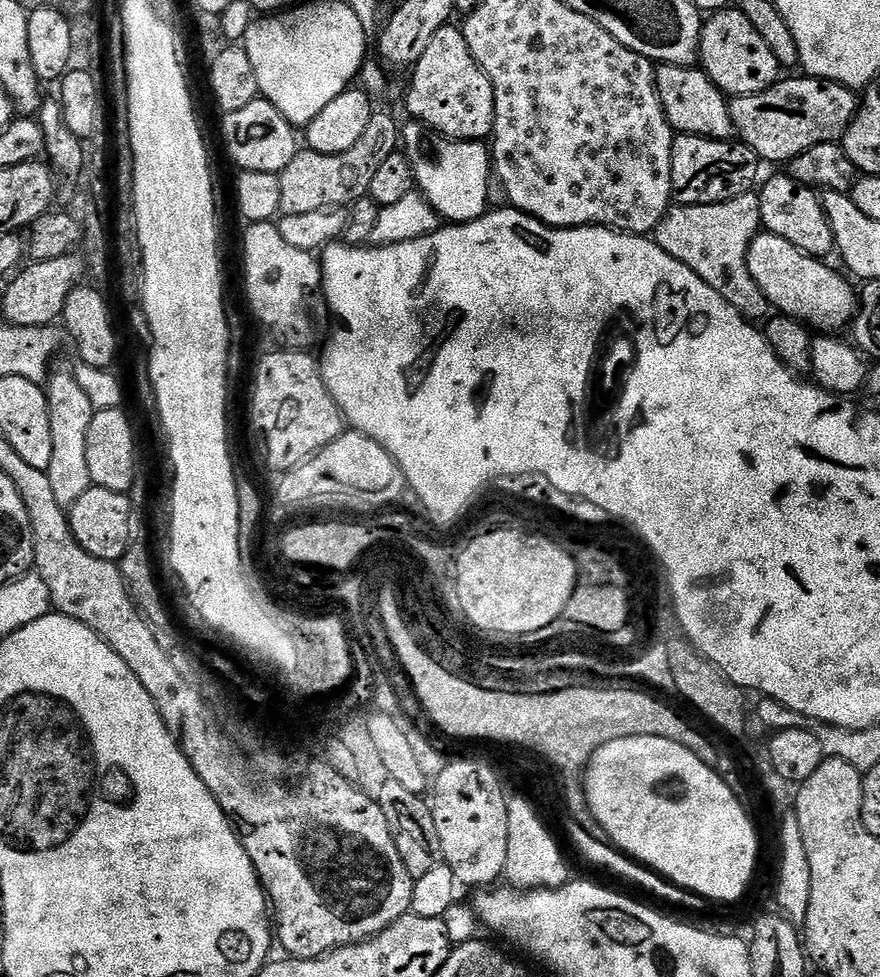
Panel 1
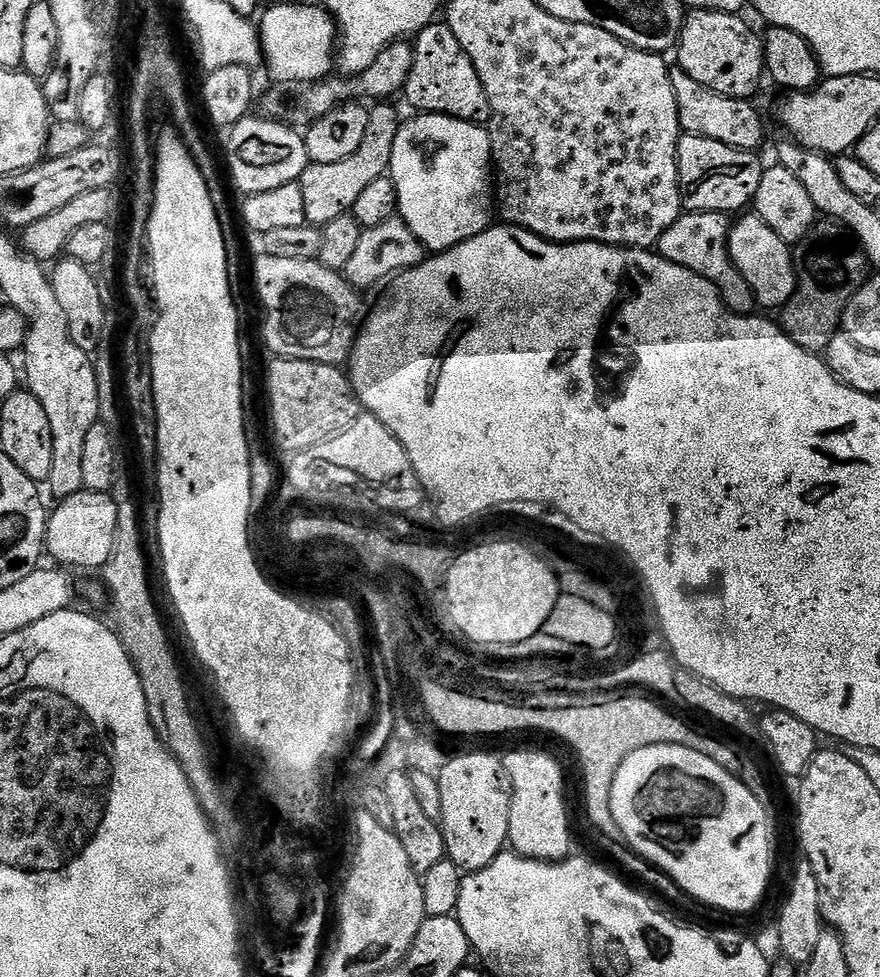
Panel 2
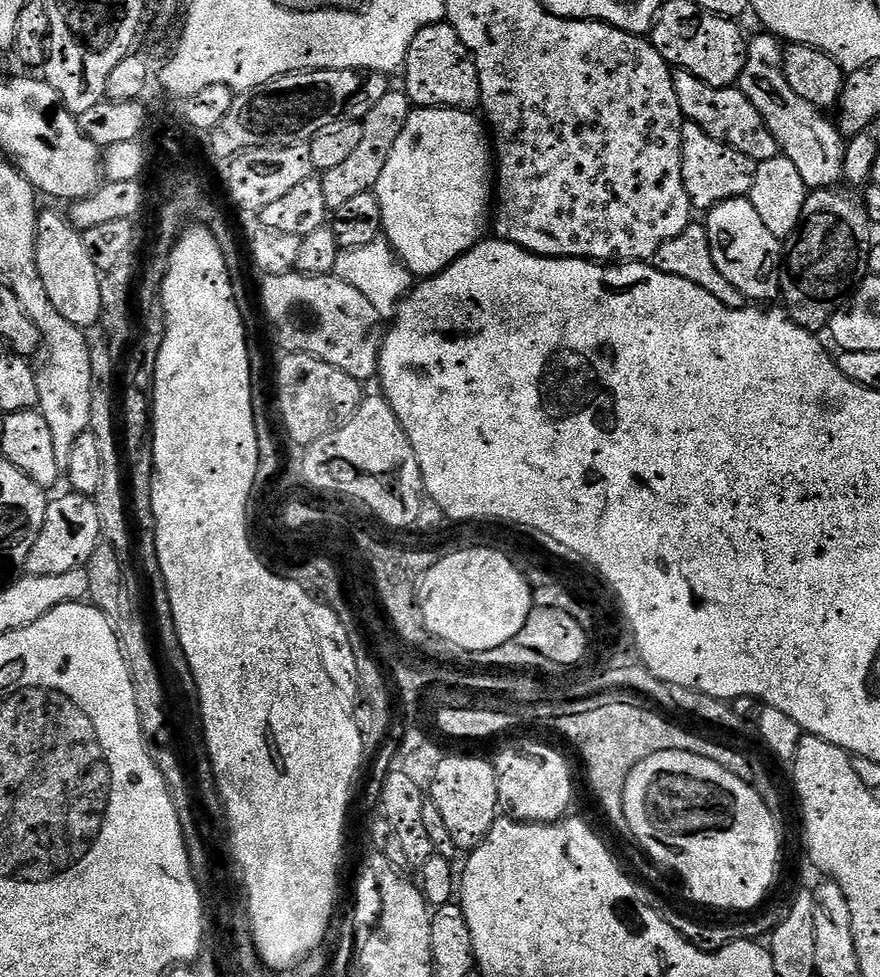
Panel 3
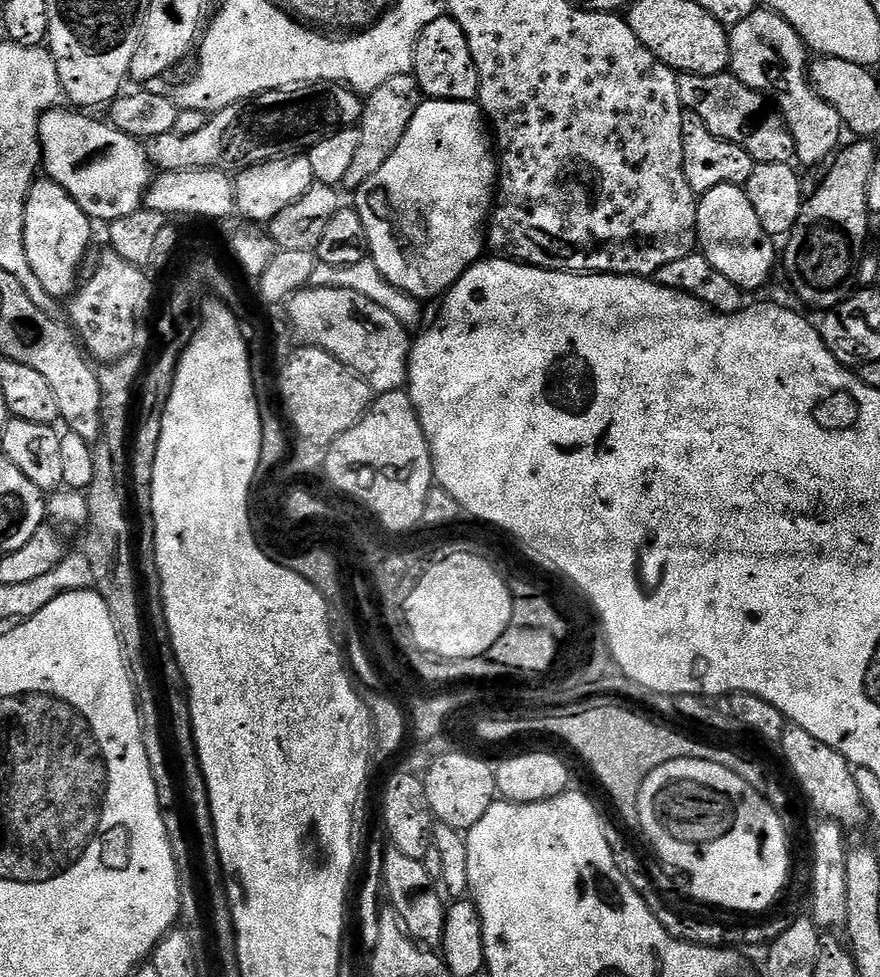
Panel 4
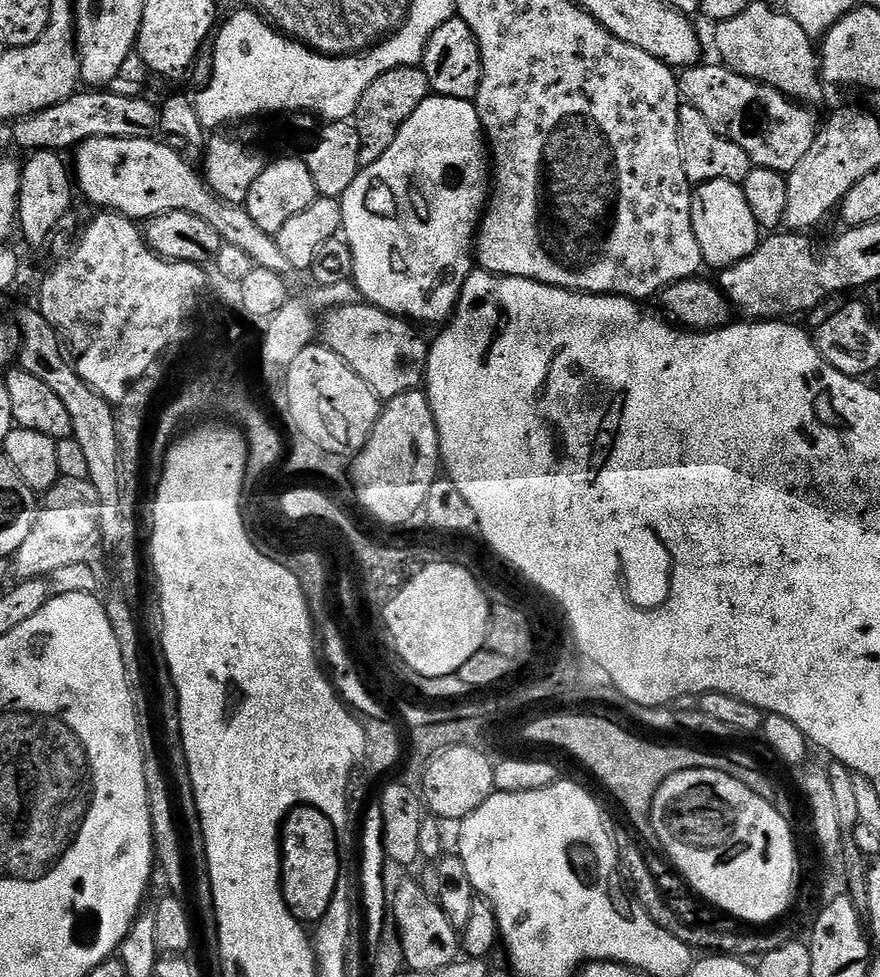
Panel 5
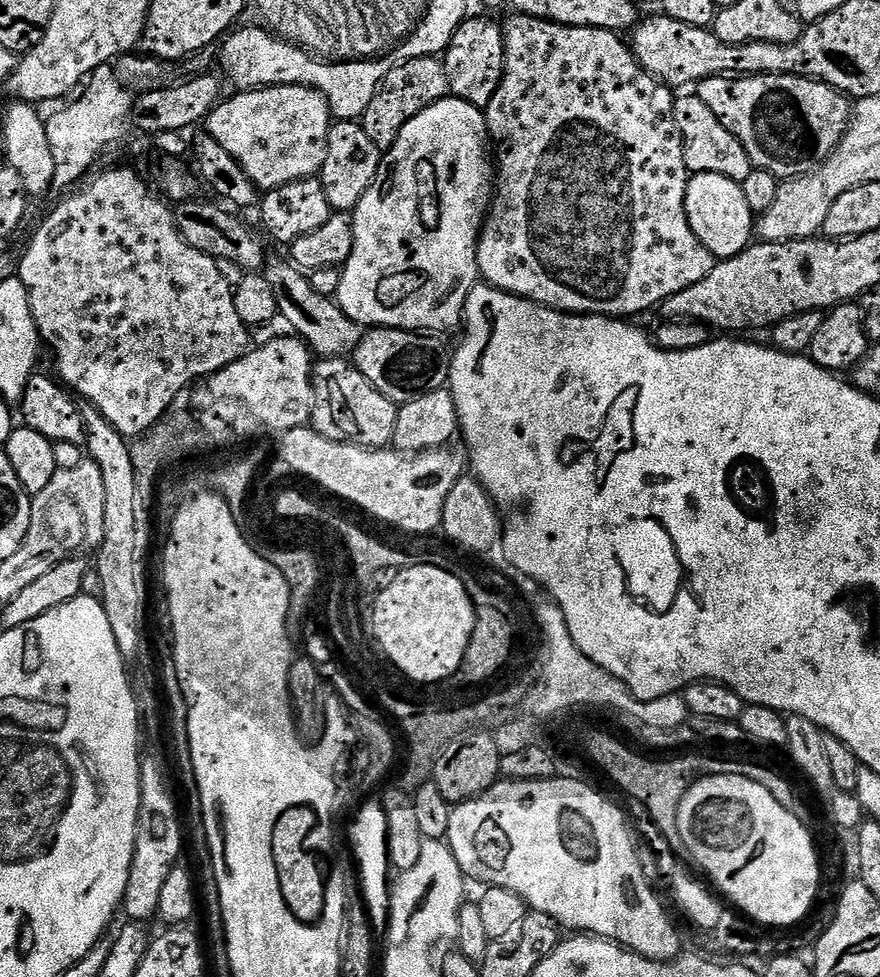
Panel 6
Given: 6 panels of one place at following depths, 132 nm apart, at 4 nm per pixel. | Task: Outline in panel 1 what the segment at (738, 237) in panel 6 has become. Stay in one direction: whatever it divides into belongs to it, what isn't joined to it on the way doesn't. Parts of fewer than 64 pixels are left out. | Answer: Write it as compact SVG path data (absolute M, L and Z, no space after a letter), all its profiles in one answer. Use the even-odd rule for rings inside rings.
M767 230L761 231L752 239L752 245L748 251L750 274L754 274L754 282L758 282L769 305L777 313L791 316L809 329L820 328L816 330L828 334L833 330L840 330L836 328L847 329L853 323L858 311L858 292L857 289L852 289L853 281L847 275L839 276L830 265L824 263L828 262L812 256L809 252L803 252L798 246L794 246L794 242Z

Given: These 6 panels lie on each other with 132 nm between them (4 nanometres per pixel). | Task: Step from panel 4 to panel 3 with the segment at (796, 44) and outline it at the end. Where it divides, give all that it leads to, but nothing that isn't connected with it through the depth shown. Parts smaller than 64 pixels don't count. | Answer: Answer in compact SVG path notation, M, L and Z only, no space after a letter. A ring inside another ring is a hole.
M771 34L751 37L748 40L748 57L746 66L742 70L738 87L750 102L754 102L754 110L762 114L770 134L774 134L774 142L778 142L780 155L790 158L794 162L798 174L802 177L802 182L810 189L834 188L844 180L844 149L846 147L846 137L835 123L827 120L825 113L821 109L815 108L806 98L801 98L796 91L790 87L790 82L786 82L784 73L784 48L781 41Z

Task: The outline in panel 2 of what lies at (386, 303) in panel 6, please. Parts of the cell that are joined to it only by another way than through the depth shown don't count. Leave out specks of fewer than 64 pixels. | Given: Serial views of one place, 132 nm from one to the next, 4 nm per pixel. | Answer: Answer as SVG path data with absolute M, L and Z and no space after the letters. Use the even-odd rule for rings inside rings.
M431 114L413 115L413 120L405 119L398 130L398 138L394 138L394 154L390 158L388 172L397 192L396 206L399 219L410 226L418 243L423 244L429 253L445 252L454 246L458 246L464 240L474 238L482 234L492 223L494 217L494 165L492 163L492 133L485 125L475 124L469 120L459 120L453 116L434 116Z

